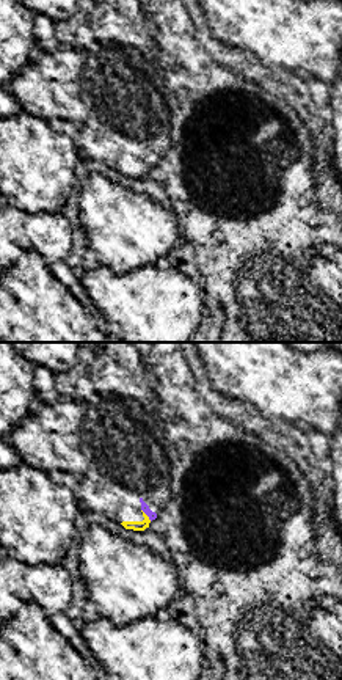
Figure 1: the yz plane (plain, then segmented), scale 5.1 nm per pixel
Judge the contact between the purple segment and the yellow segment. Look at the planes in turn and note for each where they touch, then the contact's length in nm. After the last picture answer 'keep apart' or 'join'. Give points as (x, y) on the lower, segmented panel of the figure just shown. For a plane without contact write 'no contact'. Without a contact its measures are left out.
contact (146, 514); length 80 nm

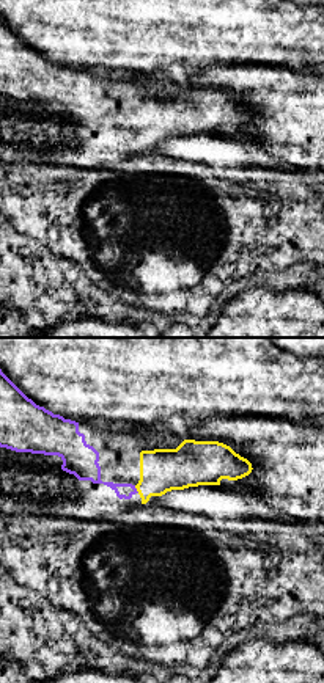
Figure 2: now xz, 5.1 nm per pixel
contact (136, 489); length 50 nm

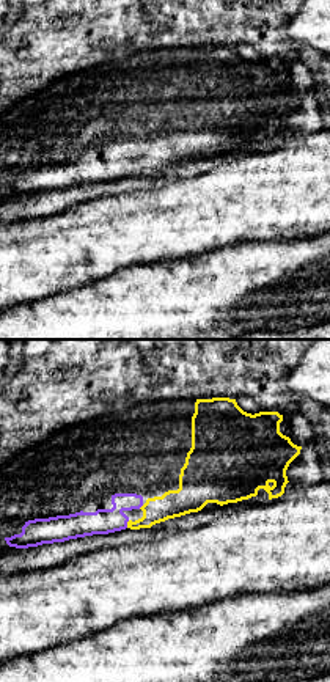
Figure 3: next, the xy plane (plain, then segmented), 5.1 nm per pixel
contact (126, 524); length 40 nm

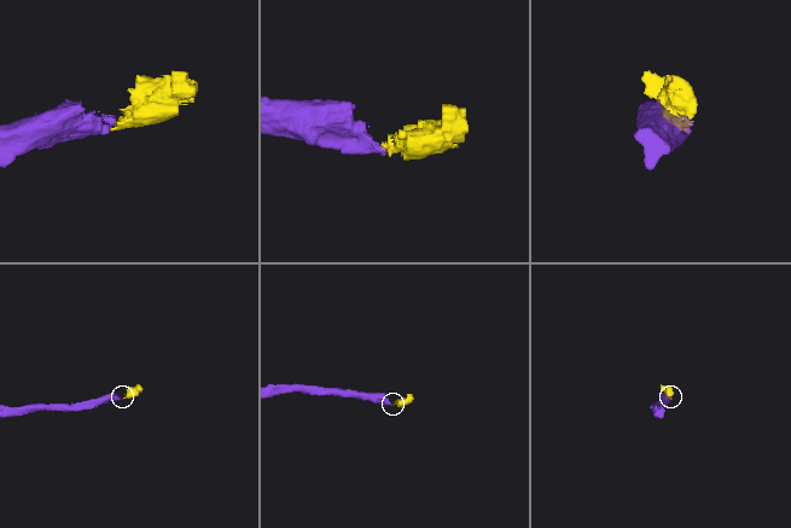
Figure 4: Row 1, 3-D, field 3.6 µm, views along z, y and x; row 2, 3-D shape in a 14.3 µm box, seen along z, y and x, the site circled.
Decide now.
join

